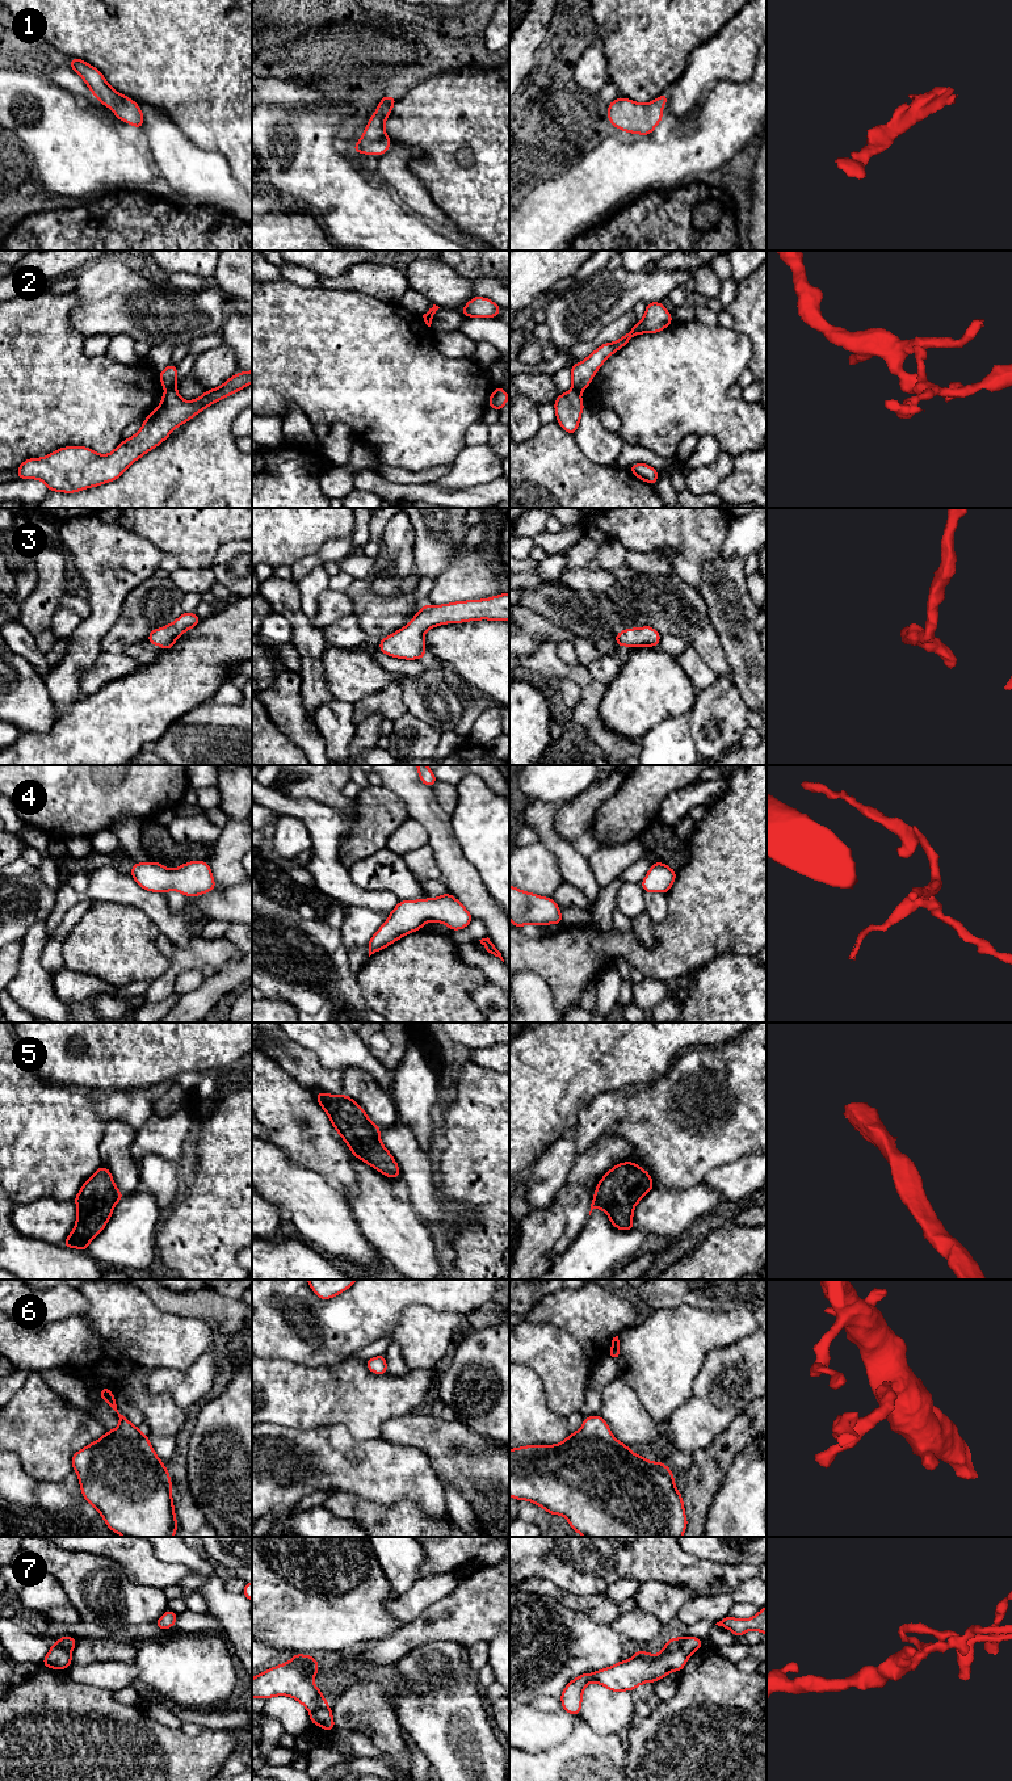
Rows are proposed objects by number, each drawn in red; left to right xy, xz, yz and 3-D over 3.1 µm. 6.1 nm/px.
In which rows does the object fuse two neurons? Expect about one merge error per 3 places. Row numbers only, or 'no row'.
2, 7

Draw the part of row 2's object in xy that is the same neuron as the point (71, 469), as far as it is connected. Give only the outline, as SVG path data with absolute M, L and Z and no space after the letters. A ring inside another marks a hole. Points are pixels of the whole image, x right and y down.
M252 370L236 373L218 388L206 390L201 398L192 402L184 400L176 390L165 390L160 406L144 419L139 432L133 437L123 440L110 454L101 455L85 446L66 446L43 458L24 461L17 467L17 479L38 479L46 484L47 491L66 493L74 493L117 480L131 463L167 440L175 428L185 424L213 403L240 391L249 383L252 383Z

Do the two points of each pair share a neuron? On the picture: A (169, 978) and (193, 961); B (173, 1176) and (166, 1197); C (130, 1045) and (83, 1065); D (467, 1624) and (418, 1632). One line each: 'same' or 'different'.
A: same
B: same
C: same
D: same

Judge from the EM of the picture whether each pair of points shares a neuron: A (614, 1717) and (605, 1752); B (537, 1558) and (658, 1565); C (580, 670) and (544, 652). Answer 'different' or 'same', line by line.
A: different
B: same
C: same

